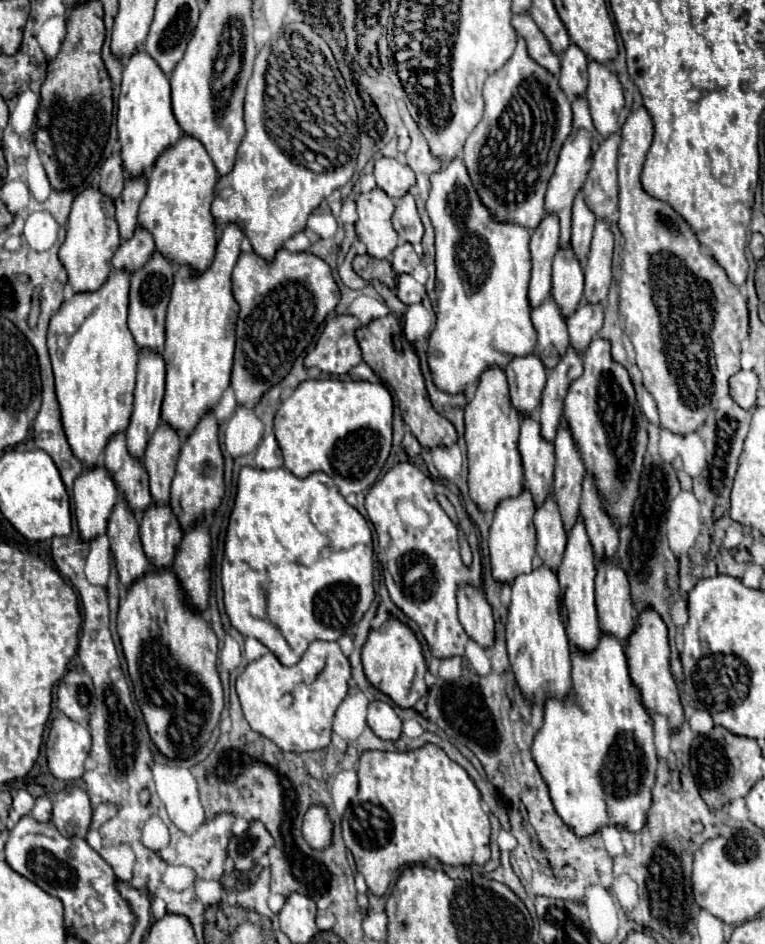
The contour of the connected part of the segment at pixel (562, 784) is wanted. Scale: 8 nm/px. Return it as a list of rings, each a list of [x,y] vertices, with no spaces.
[[[601,634],[599,646],[593,652],[571,652],[571,662],[573,690],[565,702],[551,700],[545,704],[543,728],[537,732],[533,742],[533,758],[539,774],[549,788],[555,812],[579,838],[587,838],[605,826],[621,826],[629,832],[641,832],[651,808],[657,756],[653,744],[653,722],[639,700],[639,690],[629,678],[623,644],[613,636]]]

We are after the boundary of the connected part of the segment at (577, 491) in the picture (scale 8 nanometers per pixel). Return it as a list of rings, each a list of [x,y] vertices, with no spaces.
[[[561,424],[555,438],[553,496],[559,506],[559,514],[567,532],[571,532],[571,528],[575,526],[579,518],[583,478],[585,478],[585,466],[583,466],[583,460],[579,460],[575,440],[571,440],[571,432],[567,432],[567,426]]]

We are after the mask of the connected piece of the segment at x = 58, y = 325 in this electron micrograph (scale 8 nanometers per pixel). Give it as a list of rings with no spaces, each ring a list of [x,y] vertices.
[[[113,270],[97,292],[75,294],[49,324],[49,332],[57,338],[57,342],[47,342],[47,348],[61,406],[61,424],[73,456],[87,468],[99,464],[109,438],[125,432],[131,418],[139,348],[127,328],[127,296],[129,274]]]

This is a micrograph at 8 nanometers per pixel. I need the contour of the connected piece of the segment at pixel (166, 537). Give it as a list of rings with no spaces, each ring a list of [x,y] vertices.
[[[151,504],[141,516],[139,534],[145,556],[153,568],[171,568],[175,560],[175,544],[179,544],[183,538],[171,508]]]

